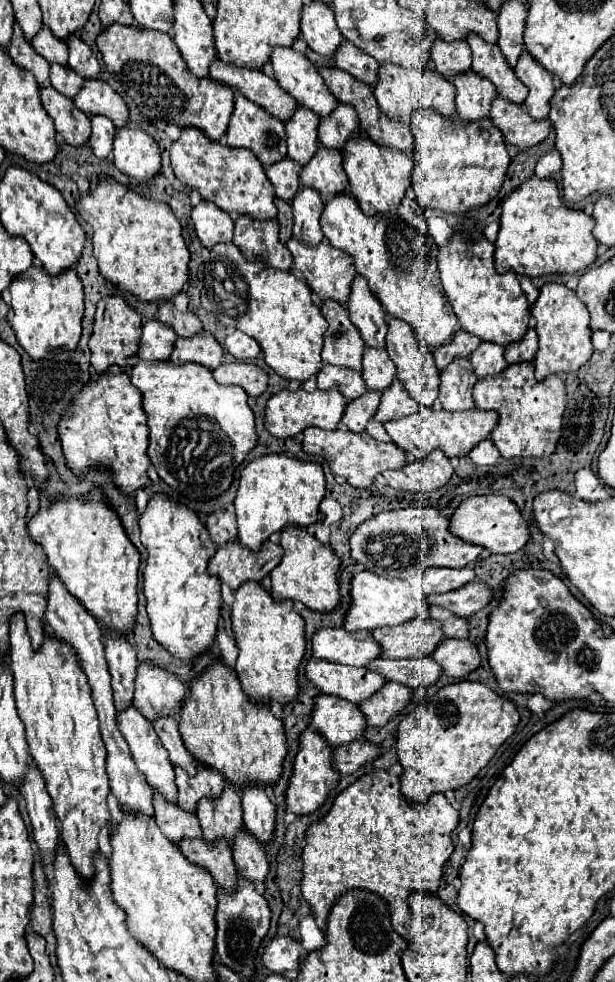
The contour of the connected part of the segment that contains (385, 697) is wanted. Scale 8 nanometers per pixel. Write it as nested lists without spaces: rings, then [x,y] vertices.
[[[389,681],[379,689],[375,697],[359,703],[359,709],[365,711],[367,725],[383,727],[387,725],[389,719],[399,715],[409,703],[411,703],[411,689],[401,683]]]

